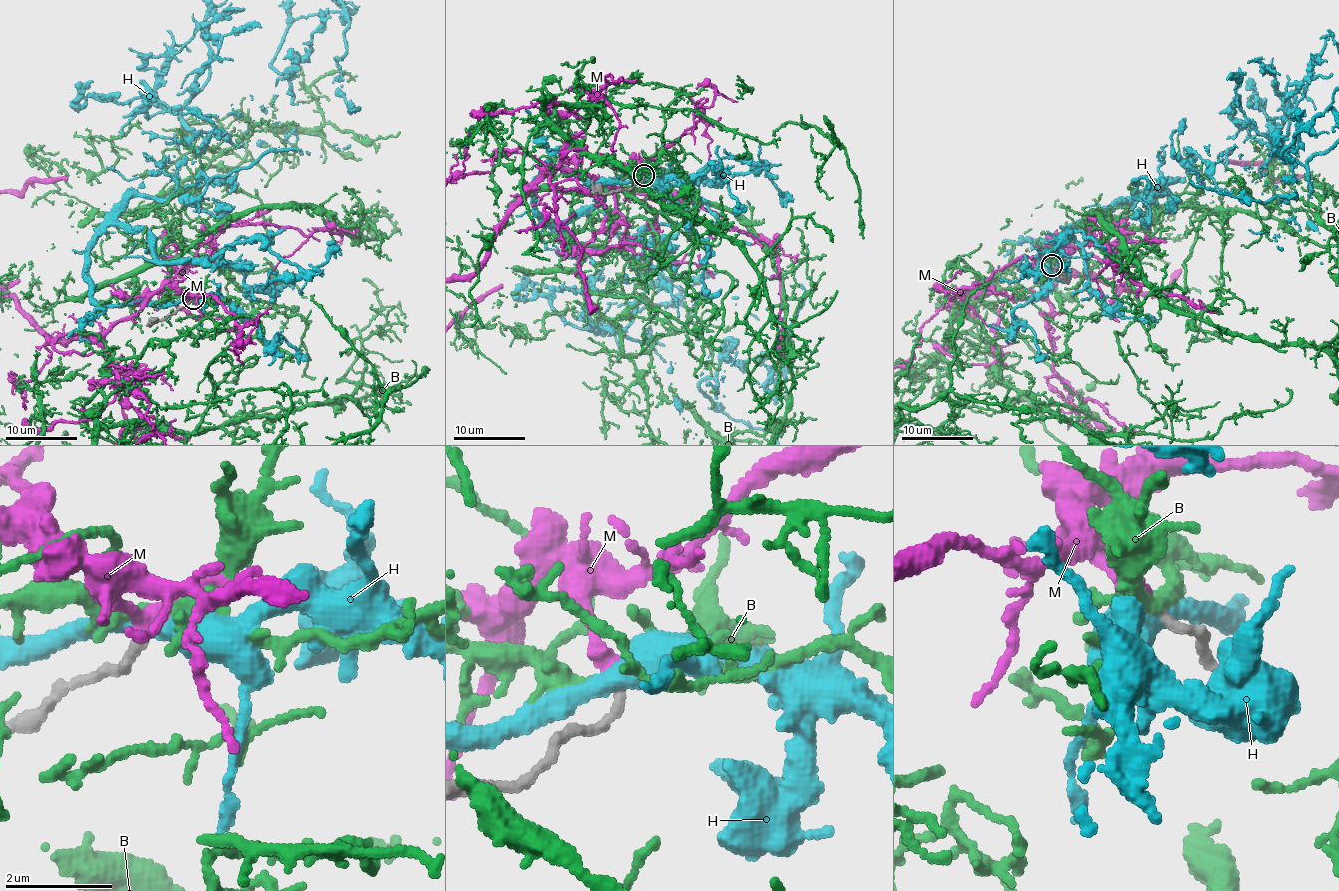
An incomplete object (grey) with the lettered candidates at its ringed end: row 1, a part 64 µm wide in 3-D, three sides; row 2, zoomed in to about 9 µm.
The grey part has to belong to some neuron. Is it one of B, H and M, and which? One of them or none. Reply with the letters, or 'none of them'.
M

